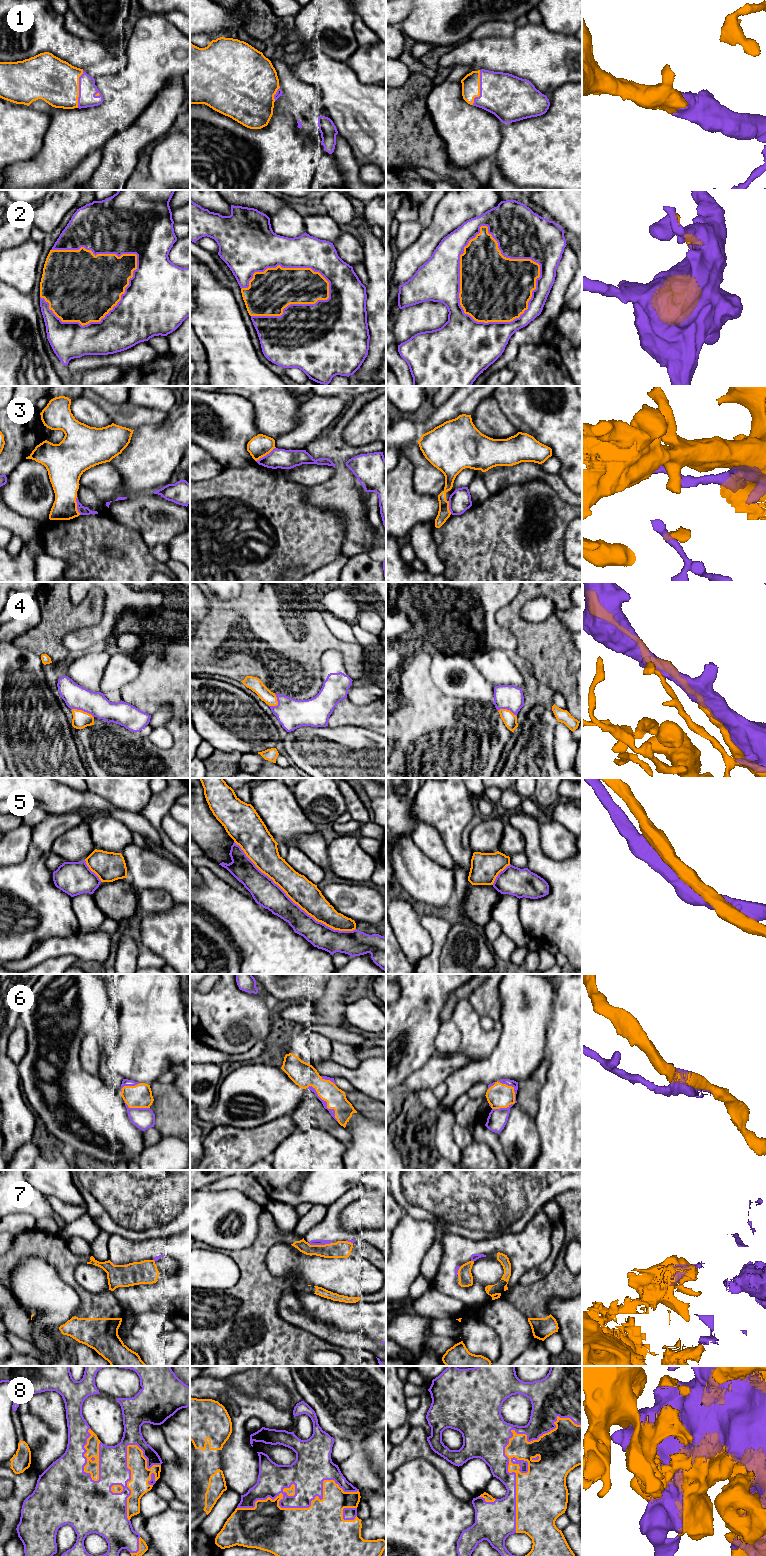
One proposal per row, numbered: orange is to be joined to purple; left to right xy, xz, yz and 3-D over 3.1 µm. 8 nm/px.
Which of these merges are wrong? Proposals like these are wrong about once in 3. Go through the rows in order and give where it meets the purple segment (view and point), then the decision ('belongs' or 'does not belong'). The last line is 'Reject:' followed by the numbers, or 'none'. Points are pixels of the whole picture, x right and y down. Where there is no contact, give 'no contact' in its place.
1: meets purple in xy at (79, 89); belongs
2: meets purple in yz at (459, 291); belongs
3: meets purple in xz at (266, 455); does not belong
4: meets purple in xy at (82, 710); does not belong
5: meets purple in xz at (292, 901); does not belong
6: meets purple in yz at (511, 1104); belongs
7: meets purple in xz at (320, 1244); does not belong
8: meets purple in yz at (504, 1449); belongs
Reject: 3, 4, 5, 7

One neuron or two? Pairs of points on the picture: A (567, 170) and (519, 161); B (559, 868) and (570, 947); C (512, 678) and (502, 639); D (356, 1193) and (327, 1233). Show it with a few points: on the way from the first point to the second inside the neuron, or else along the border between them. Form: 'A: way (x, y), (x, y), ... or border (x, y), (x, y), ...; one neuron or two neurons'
A: way (555, 161), (531, 161); one neuron
B: way (570, 888), (570, 927); one neuron
C: border (489, 648), (498, 648), (504, 651); two neurons
D: way (345, 1201), (333, 1213), (331, 1222); one neuron

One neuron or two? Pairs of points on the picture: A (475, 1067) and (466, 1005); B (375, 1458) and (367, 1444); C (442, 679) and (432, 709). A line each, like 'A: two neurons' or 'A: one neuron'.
A: two neurons
B: one neuron
C: two neurons

